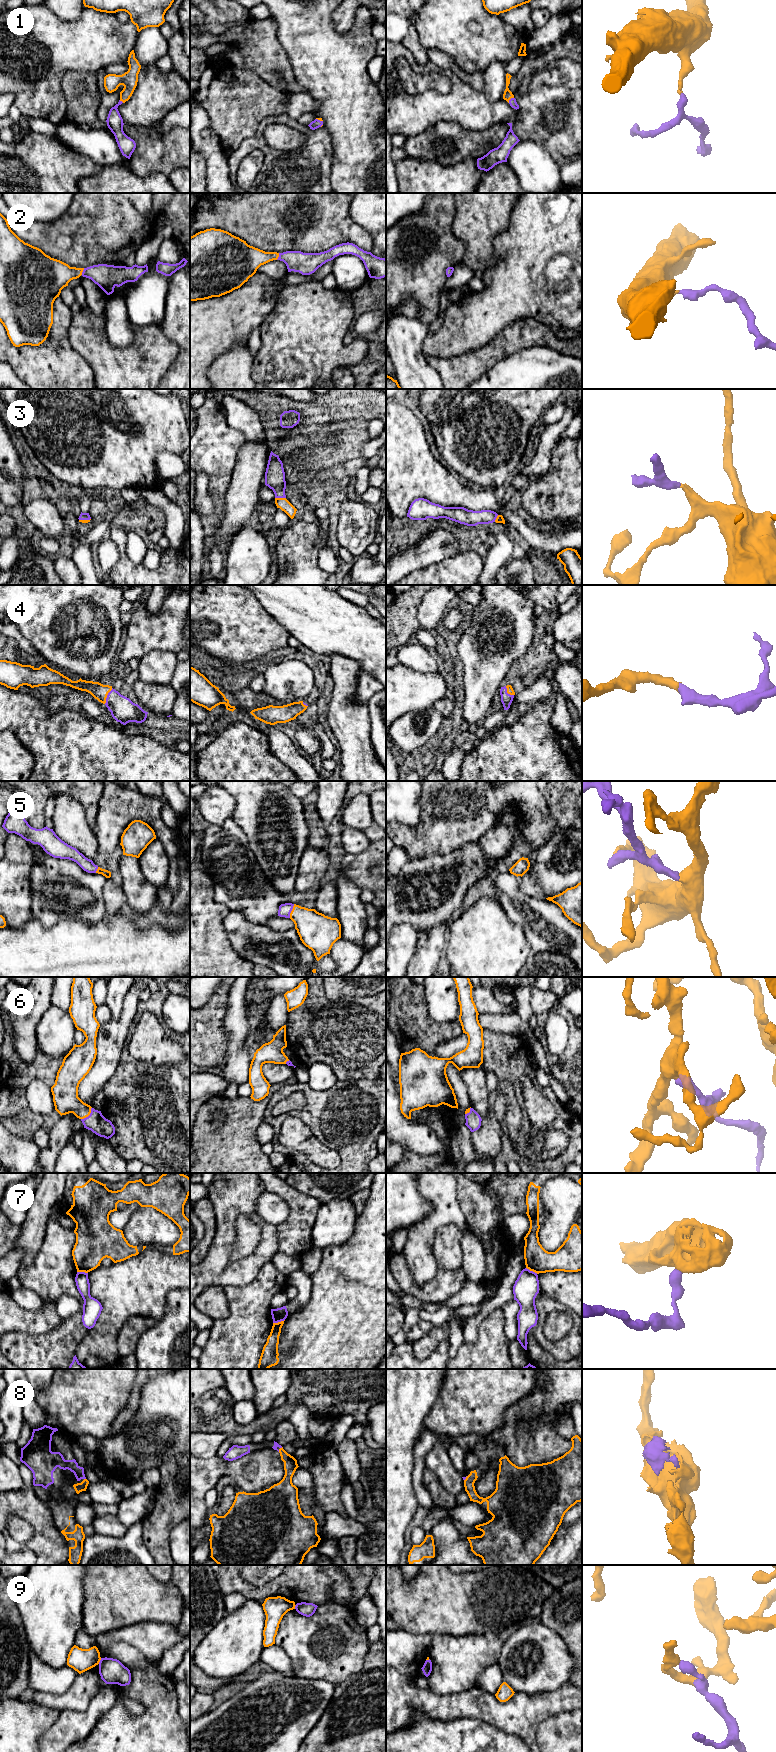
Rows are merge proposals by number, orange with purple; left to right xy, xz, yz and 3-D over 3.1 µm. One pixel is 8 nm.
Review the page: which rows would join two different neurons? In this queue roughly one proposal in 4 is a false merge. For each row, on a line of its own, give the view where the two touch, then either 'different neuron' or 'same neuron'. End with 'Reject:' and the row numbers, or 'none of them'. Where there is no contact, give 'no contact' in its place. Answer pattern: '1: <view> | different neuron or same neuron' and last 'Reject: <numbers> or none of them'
1: yz | same neuron
2: xy | same neuron
3: xz | same neuron
4: xy | same neuron
5: xz | same neuron
6: xy | same neuron
7: xz | different neuron
8: yz | same neuron
9: xy | different neuron
Reject: 7, 9

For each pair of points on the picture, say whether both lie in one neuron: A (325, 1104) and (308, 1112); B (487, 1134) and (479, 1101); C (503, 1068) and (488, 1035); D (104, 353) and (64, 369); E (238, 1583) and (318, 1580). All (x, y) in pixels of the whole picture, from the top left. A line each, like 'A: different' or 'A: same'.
A: same
B: different
C: same
D: different
E: same

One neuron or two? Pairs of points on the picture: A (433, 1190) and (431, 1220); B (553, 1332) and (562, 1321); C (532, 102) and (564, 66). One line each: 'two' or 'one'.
A: one
B: one
C: two

